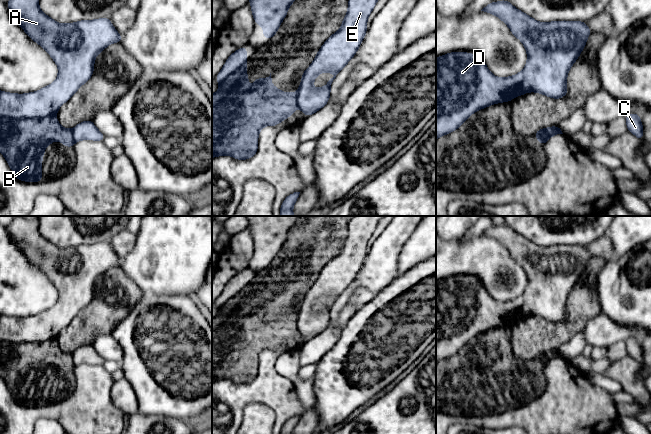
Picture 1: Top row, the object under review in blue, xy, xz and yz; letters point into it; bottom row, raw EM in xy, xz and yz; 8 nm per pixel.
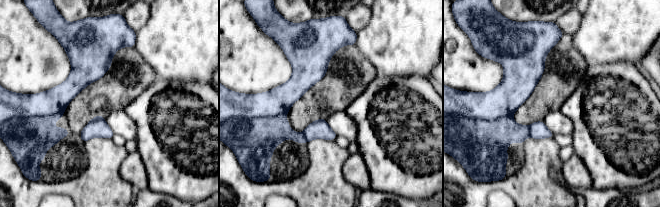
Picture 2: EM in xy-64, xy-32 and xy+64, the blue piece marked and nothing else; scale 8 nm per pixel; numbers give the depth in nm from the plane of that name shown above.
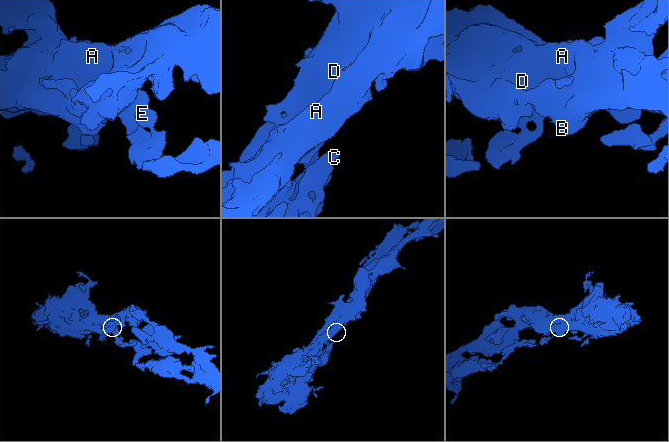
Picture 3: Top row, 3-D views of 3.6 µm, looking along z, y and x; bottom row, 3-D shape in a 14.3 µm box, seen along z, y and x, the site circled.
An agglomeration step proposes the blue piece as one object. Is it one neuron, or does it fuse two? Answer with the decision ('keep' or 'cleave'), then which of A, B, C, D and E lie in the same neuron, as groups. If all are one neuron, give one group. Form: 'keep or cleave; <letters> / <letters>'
cleave; A C D E / B

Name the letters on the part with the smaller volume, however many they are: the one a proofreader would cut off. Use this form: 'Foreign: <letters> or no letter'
Foreign: B

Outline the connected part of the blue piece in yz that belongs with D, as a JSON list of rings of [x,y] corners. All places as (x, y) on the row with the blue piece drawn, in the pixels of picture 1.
[[[507,0],[491,2],[481,11],[493,14],[501,19],[525,46],[527,62],[521,72],[510,77],[496,77],[477,54],[451,52],[436,58],[436,140],[458,129],[474,112],[490,105],[510,102],[514,97],[528,92],[537,92],[553,99],[560,99],[567,94],[567,76],[571,66],[584,49],[588,36],[592,33],[585,22],[552,21],[541,23],[526,13],[518,10]]]

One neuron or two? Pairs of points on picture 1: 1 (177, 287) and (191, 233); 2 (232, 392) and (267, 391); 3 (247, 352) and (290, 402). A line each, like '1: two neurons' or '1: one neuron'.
1: one neuron
2: one neuron
3: two neurons

